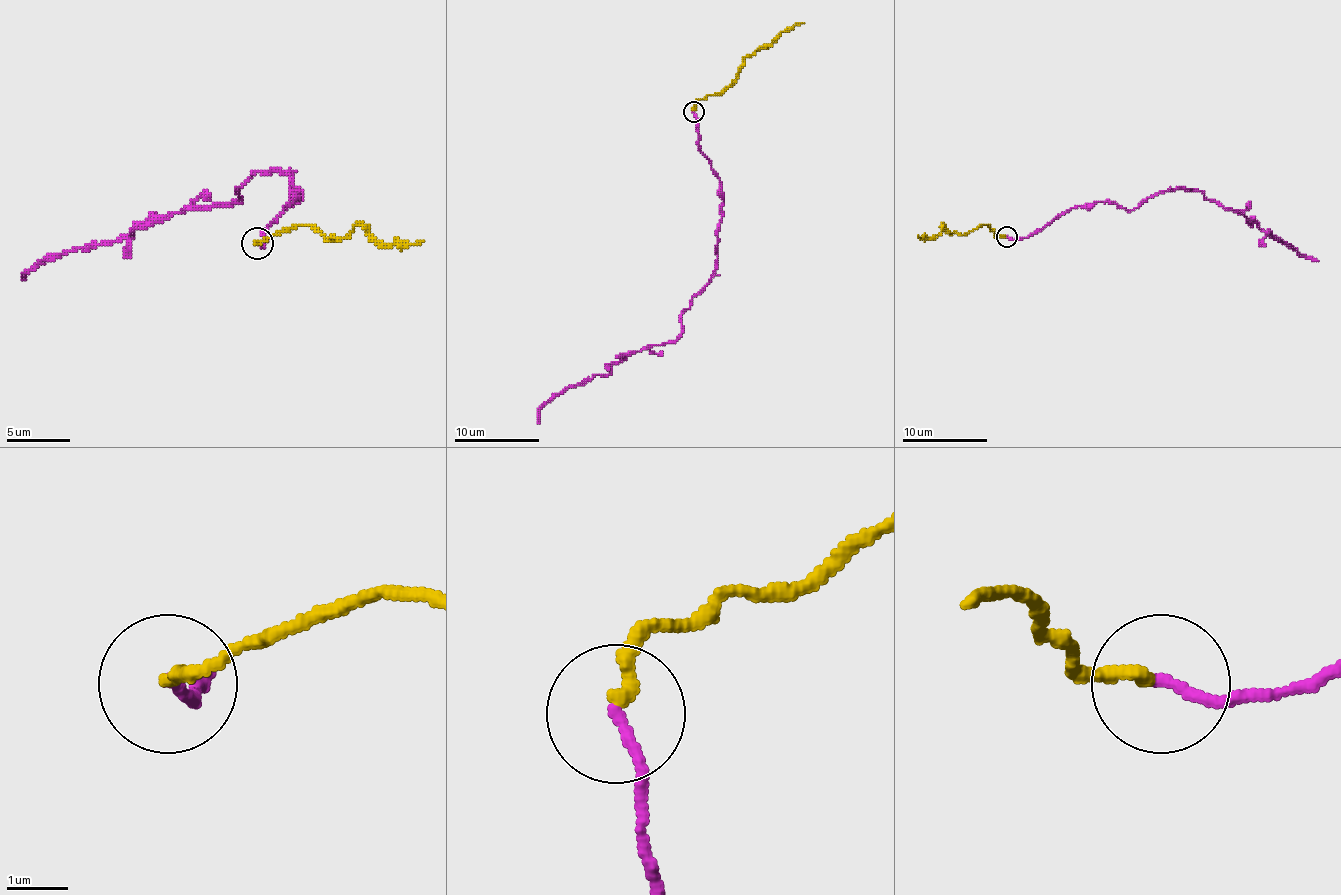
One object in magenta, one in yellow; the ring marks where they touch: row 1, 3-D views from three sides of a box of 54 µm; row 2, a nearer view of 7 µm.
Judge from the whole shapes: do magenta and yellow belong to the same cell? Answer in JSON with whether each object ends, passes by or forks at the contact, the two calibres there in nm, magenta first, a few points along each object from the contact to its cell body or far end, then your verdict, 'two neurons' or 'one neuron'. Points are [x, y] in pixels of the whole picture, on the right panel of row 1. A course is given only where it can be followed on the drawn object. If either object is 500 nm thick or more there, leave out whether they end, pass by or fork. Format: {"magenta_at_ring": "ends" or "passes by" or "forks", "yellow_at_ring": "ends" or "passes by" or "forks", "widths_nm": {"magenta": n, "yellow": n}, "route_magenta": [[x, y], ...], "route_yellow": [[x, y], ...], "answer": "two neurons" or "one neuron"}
{"magenta_at_ring": "ends", "yellow_at_ring": "ends", "widths_nm": {"magenta": 180, "yellow": 240}, "route_magenta": [[1007, 237], [1041, 231], [1075, 206], [1115, 201], [1134, 210], [1149, 197], [1191, 189], [1318, 261]], "route_yellow": [[1005, 237], [986, 225], [960, 235], [952, 233], [943, 225], [941, 231], [931, 237], [918, 235]], "answer": "two neurons"}

